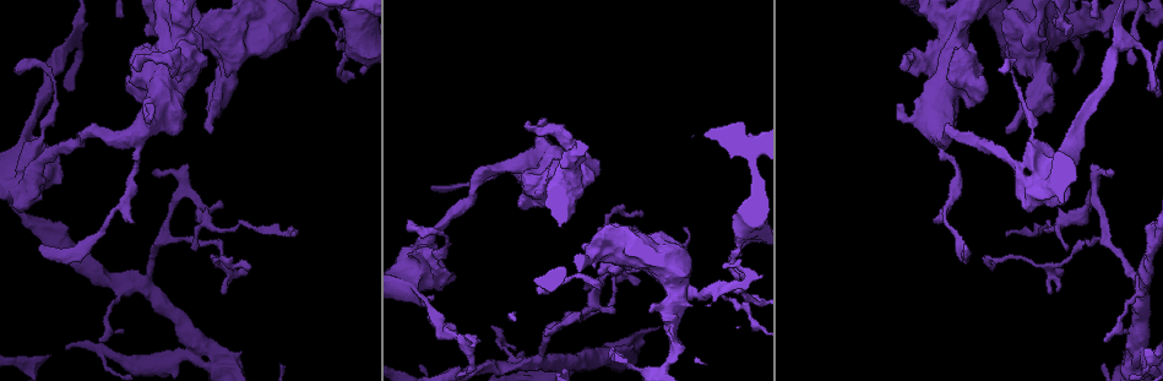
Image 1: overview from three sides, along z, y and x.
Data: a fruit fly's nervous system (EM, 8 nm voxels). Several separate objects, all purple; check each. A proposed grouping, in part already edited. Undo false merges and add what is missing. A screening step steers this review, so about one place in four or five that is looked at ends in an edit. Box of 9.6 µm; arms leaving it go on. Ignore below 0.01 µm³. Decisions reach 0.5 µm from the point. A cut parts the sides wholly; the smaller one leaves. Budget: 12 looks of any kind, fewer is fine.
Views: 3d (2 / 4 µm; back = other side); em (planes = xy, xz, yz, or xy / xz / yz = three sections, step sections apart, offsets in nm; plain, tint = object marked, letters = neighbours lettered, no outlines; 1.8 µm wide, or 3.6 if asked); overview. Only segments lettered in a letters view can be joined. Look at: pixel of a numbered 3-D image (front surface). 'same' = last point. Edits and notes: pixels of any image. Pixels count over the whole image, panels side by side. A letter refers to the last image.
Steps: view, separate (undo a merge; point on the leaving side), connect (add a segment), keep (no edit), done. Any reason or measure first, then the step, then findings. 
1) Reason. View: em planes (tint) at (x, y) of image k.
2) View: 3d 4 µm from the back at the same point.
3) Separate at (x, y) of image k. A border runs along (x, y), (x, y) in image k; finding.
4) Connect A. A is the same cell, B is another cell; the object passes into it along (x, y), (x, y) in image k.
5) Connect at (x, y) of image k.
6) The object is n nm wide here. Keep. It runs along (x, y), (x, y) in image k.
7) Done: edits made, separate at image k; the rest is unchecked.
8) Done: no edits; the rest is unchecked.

An open end. View: 3d 2 µm at (1105, 174) of image 1.

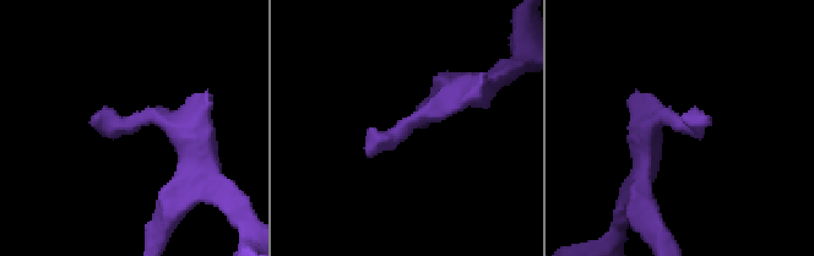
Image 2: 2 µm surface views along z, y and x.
View: em planes (letters) at (369, 131) of image 2.

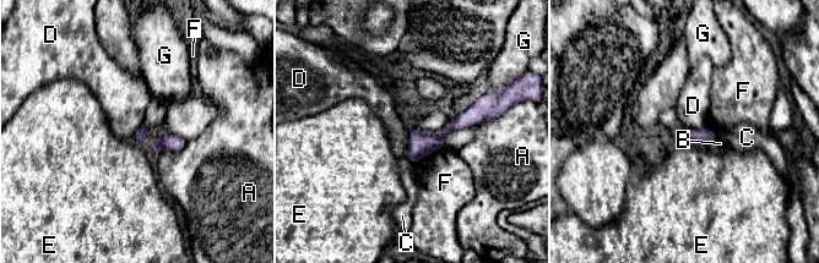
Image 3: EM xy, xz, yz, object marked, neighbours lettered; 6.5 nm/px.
The longest contact is with A, 220 nm. Keep. A, B, C, D, E, F and G are other cells; none of them fits.

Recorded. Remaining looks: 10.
Thick turns thin. View: em 3.6 µm xz step 4 (tint) at (29, 183) of image 1.

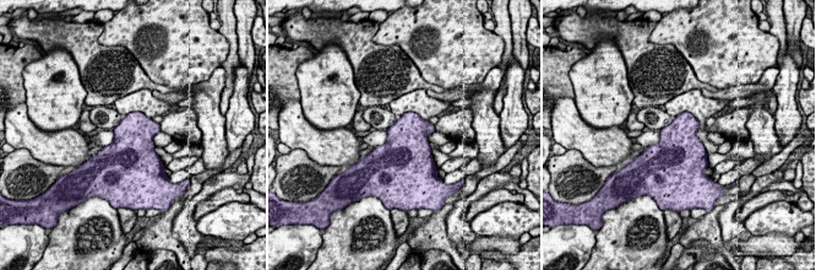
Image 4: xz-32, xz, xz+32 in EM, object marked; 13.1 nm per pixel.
Another direction. View: em 3.6 µm planes (letters) at the same point.

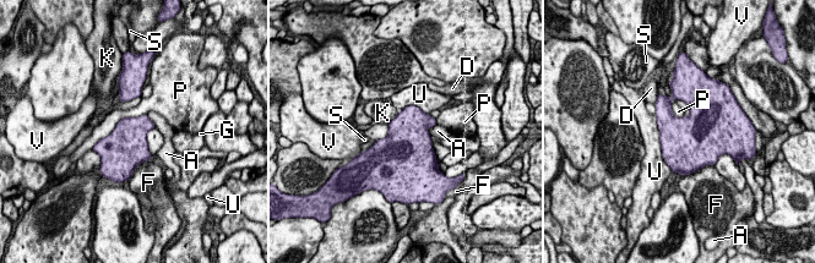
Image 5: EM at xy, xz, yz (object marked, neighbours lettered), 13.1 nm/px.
The longest contact is with P, 850 nm. Keep. A, D, F, G, K, P, S, U and V are other cells; a border runs along (146, 114), (123, 118), (93, 147) in image 5; one neuron here.

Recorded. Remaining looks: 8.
View: em planes (plain) at (965, 245) of image 1.

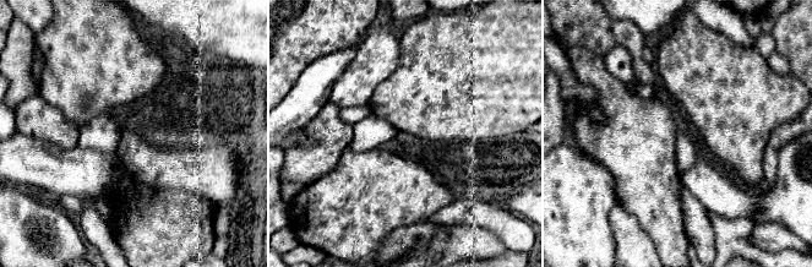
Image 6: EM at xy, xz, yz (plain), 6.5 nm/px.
View: em planes (letters) at the same point.

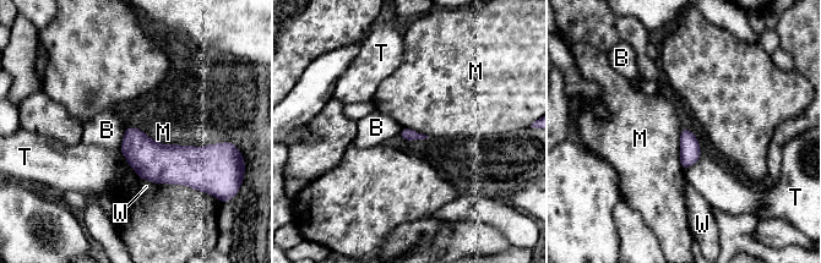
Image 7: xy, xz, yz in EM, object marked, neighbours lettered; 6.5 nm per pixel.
Keep. B, M, T and W are other cells; no lettered segment goes on from it.

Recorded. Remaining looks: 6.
Three-way junction. View: em yz step 8 (tint) at (1104, 243) of image 1.

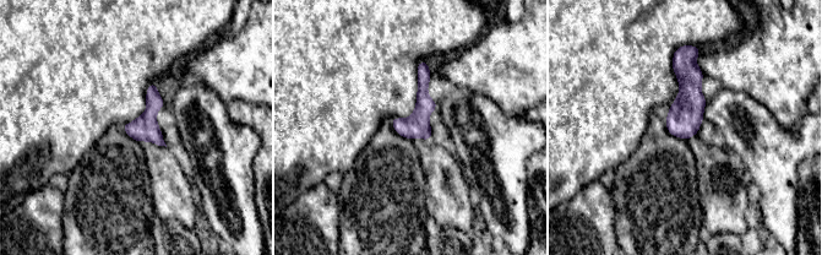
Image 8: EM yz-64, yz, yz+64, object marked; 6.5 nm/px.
View: em planes (letters) at the same point.

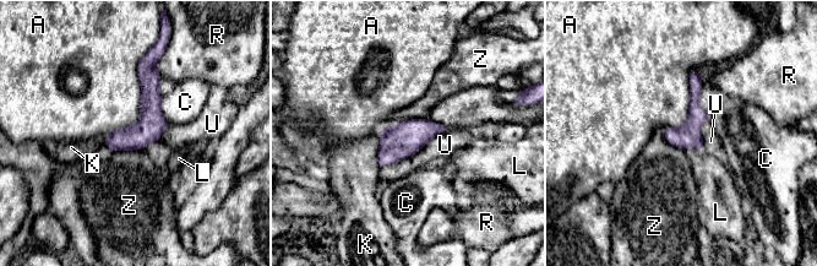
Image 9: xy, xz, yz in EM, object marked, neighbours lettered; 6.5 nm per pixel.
The longest contact is with A, 600 nm. Keep. A, C, K, L, R, U and Z are other cells; a border runs along (146, 53), (140, 118), (105, 135) in image 9; continuous, no second neuron.

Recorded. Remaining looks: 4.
Free end. View: em 3.6 µm yz step 8 (letters) at (600, 287) of image 1.

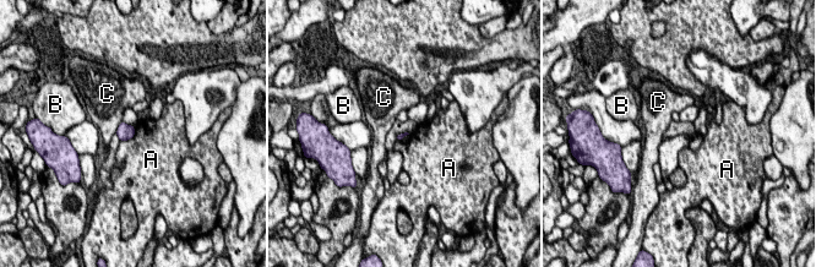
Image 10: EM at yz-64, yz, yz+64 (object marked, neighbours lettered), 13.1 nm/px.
The longest contact is with A, 280 nm. Keep. A, B and C are other cells; a border runs along (135, 127), (131, 137), (120, 141) in image 10; no lettered segment goes on from it.

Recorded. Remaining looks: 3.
Done: no edits; the rest is unchecked.

